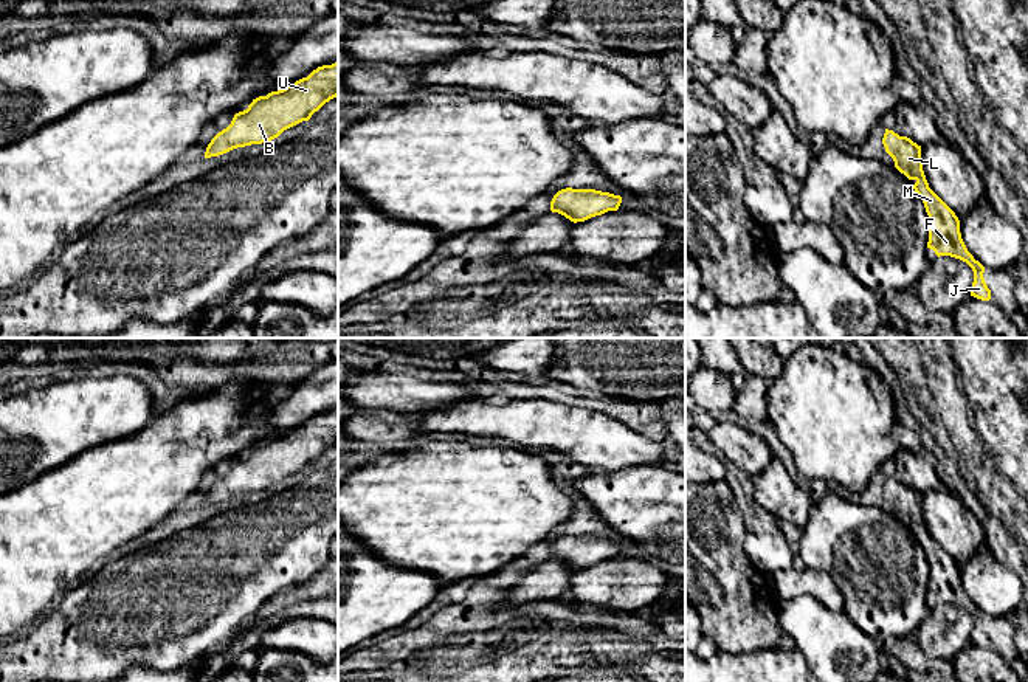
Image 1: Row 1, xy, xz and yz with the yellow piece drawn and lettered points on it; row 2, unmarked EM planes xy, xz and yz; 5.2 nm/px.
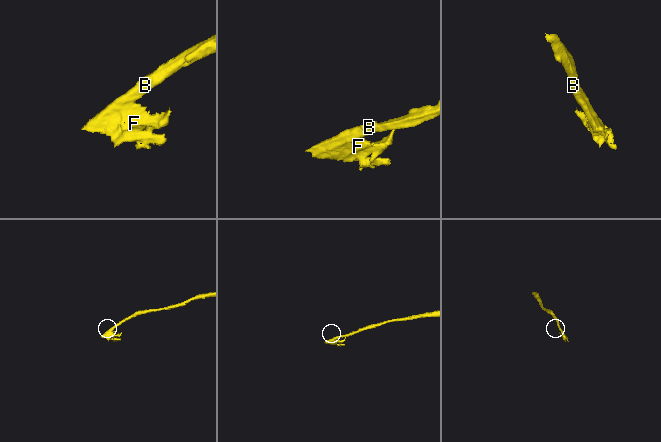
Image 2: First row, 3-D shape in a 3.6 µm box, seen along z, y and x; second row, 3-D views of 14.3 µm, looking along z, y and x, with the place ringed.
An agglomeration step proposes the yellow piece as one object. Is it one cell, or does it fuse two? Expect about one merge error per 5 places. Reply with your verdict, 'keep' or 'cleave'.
keep

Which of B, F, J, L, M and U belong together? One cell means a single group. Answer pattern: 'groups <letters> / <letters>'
groups B F J L M U

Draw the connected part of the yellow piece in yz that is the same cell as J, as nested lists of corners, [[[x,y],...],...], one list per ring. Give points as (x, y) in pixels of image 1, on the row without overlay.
[[[885,476],[882,491],[885,494],[885,499],[893,505],[895,515],[909,527],[916,529],[912,535],[923,547],[926,560],[929,563],[927,595],[933,597],[938,604],[950,603],[966,609],[974,618],[971,643],[981,648],[989,648],[991,637],[988,636],[983,625],[985,614],[978,608],[975,608],[974,603],[968,598],[961,586],[958,564],[929,535],[923,518],[921,493],[918,493],[907,484],[899,484],[888,476]]]

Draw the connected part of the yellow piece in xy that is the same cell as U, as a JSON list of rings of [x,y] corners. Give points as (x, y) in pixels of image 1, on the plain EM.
[[[338,409],[313,417],[307,425],[253,446],[247,457],[234,462],[231,471],[219,479],[206,494],[205,505],[223,502],[233,496],[262,491],[278,485],[284,477],[309,468],[326,450],[338,443]]]

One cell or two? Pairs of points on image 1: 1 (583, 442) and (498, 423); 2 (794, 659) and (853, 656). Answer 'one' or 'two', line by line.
1: one
2: two

